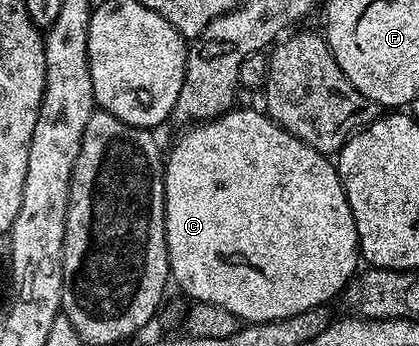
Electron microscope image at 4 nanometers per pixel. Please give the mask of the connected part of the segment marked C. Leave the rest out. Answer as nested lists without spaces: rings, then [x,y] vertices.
[[[233,107],[230,112],[223,112],[216,120],[206,120],[195,123],[188,129],[178,140],[172,144],[172,149],[167,149],[166,159],[164,160],[164,229],[166,230],[166,246],[168,247],[168,271],[171,279],[176,280],[176,284],[189,297],[189,301],[198,304],[209,304],[210,306],[222,306],[222,310],[230,310],[230,314],[234,314],[242,322],[248,324],[261,324],[262,322],[274,322],[278,318],[290,318],[294,314],[302,314],[311,308],[323,308],[331,305],[331,300],[341,295],[344,289],[348,287],[349,280],[357,275],[358,267],[361,263],[362,257],[360,255],[360,239],[358,238],[358,230],[354,226],[354,214],[350,210],[350,202],[344,193],[344,187],[340,181],[340,176],[336,172],[335,163],[325,153],[314,150],[310,146],[306,146],[306,142],[302,142],[294,134],[286,132],[282,126],[278,126],[267,116],[263,111],[256,112],[255,107],[238,108]]]

